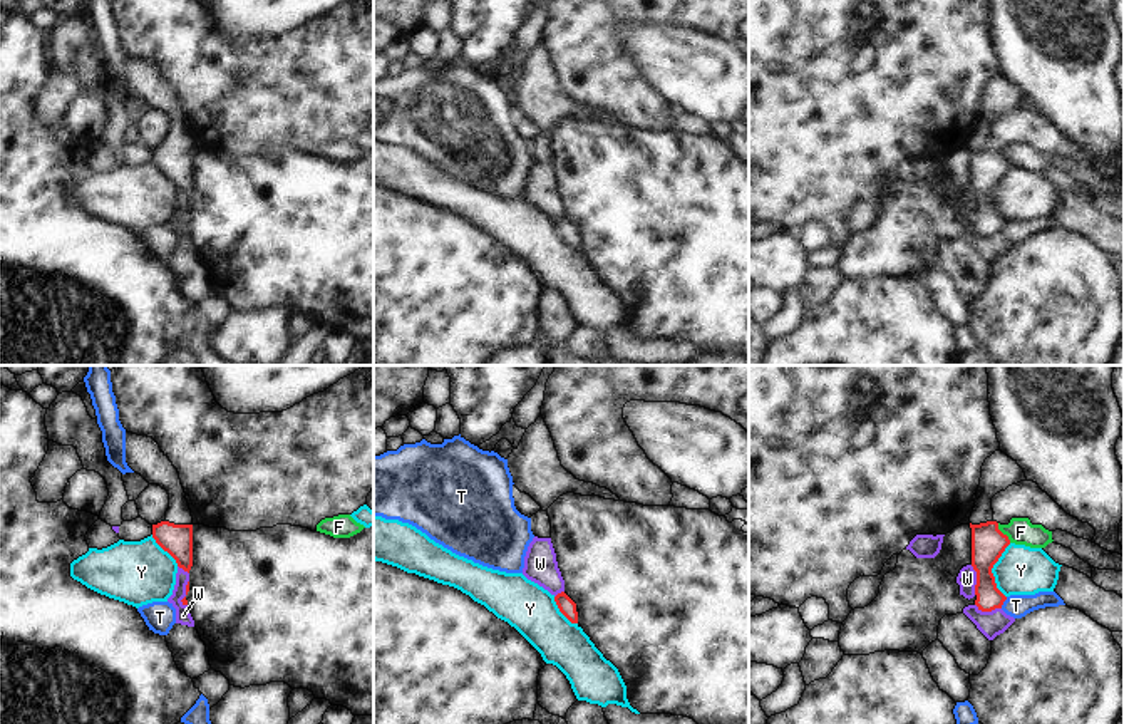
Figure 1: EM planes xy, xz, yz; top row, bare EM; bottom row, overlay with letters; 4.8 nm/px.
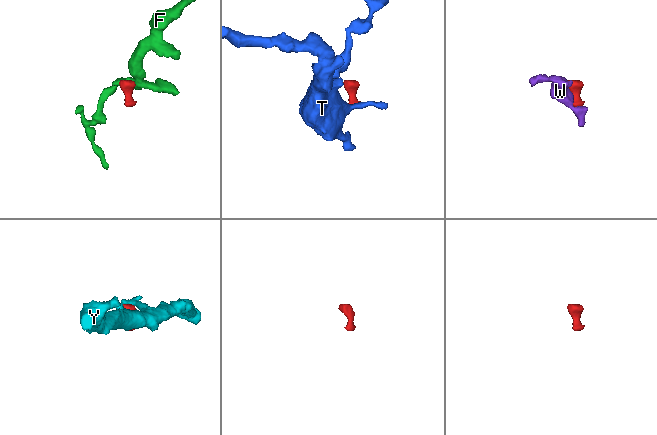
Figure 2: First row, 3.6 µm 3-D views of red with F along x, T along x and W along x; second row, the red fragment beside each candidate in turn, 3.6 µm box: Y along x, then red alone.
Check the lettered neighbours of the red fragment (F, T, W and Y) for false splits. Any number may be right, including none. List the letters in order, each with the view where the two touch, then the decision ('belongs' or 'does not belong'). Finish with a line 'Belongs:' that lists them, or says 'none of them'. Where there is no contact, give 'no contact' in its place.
F: meets red in yz; does not belong
T: meets red in yz; does not belong
W: meets red in yz; does not belong
Y: meets red in yz; does not belong
Belongs: none of them

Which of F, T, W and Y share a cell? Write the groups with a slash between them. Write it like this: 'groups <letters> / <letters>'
groups F / T / W / Y

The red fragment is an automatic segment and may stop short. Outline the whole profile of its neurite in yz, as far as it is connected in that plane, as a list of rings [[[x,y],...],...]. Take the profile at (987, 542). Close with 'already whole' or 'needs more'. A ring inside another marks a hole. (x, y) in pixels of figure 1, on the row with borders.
[[[1000,449],[985,459],[970,516],[972,566],[977,571],[975,605],[982,612],[1002,608],[1007,600],[997,588],[992,568],[1010,545],[1010,540],[993,520],[992,498],[1020,481],[1027,481],[1023,469]]]; needs more

